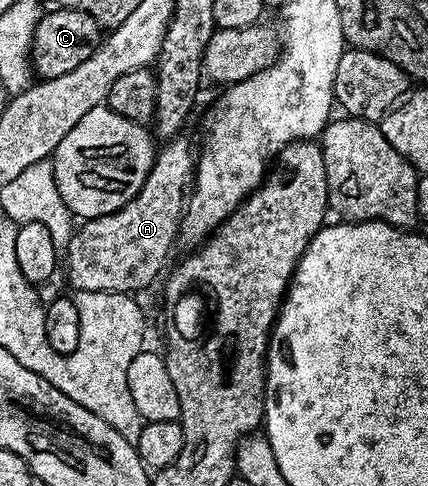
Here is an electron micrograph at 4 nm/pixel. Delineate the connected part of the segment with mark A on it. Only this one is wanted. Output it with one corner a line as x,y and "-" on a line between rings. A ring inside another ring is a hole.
173,138
163,145
164,149
161,147
157,151
156,158
152,162
152,169
150,174
144,180
144,185
142,190
138,190
138,194
134,198
130,198
130,202
126,202
126,206
122,206
114,214
106,214
105,216
99,216
93,220
85,220
73,231
72,240
69,242
66,251
62,256
62,264
68,267
68,280
73,284
73,289
76,292
82,291
116,291
116,292
125,292
129,294
139,294
138,292
142,291
143,288
148,288
156,279
161,276
165,271
164,263
168,260
168,255
172,252
172,247
177,247
178,237
180,235
180,220
184,217
184,205
192,191
192,185
194,183
194,173
196,171
196,157
197,153
194,151
194,148
191,148
188,144
183,144
183,139

